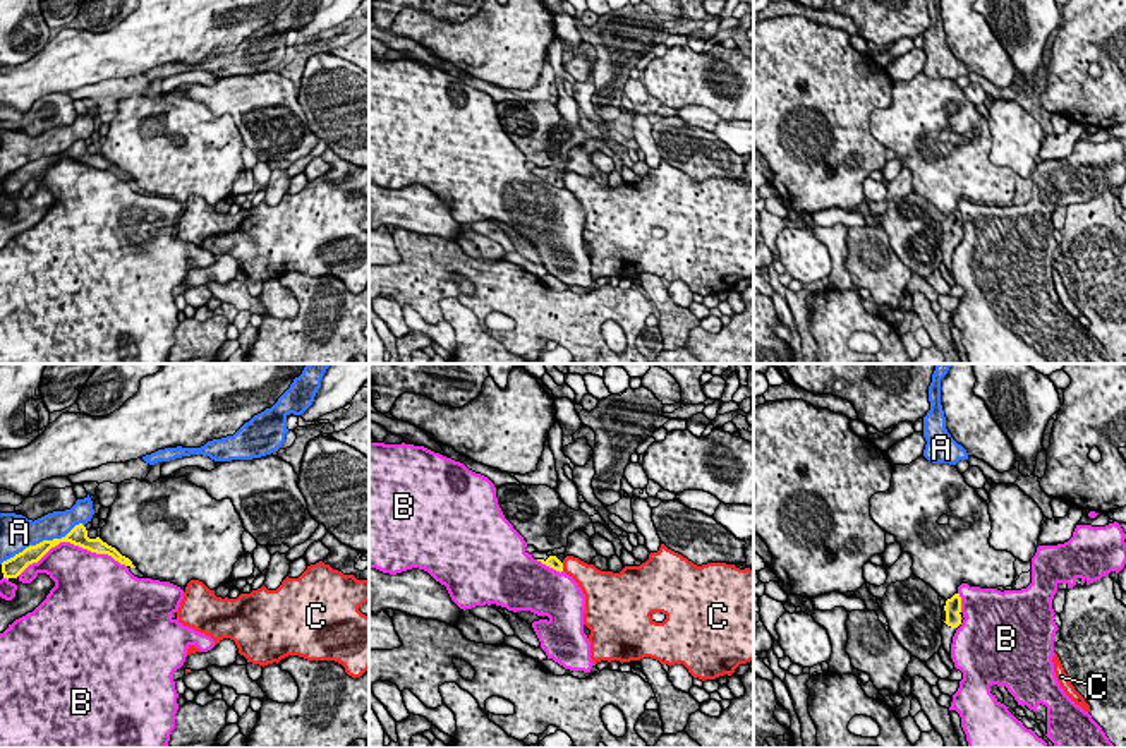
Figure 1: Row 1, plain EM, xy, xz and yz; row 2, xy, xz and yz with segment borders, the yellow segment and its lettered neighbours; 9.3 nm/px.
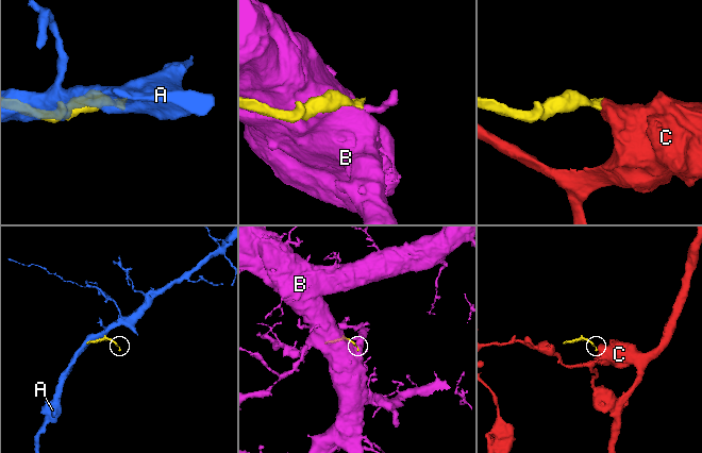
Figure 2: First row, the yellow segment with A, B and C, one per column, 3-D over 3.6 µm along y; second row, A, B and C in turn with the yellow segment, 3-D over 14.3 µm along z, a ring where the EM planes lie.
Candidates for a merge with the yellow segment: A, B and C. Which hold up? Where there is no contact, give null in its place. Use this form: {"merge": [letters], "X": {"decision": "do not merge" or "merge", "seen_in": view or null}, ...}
{"merge": [], "A": {"decision": "do not merge", "seen_in": "xy"}, "B": {"decision": "do not merge", "seen_in": "xy"}, "C": {"decision": "do not merge", "seen_in": "xz"}}

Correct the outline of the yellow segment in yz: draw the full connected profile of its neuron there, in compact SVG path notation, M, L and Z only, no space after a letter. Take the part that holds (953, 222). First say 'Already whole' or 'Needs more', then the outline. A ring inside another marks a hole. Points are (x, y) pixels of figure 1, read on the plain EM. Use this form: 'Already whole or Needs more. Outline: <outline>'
Needs more. Outline: M954 209L951 214L946 216L942 221L942 262L951 271L951 259L956 245L963 238L963 228L961 228L961 213L960 209Z

